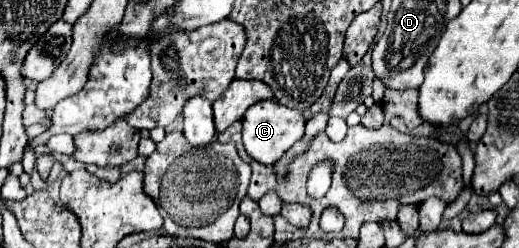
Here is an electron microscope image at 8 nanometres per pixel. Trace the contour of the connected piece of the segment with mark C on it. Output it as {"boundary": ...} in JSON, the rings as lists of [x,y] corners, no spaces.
{"boundary":[[[259,101],[247,109],[243,117],[243,145],[245,151],[263,165],[273,165],[283,157],[283,153],[293,147],[295,141],[303,137],[305,121],[303,115],[297,109],[287,109],[281,105],[275,105],[275,101]]]}

